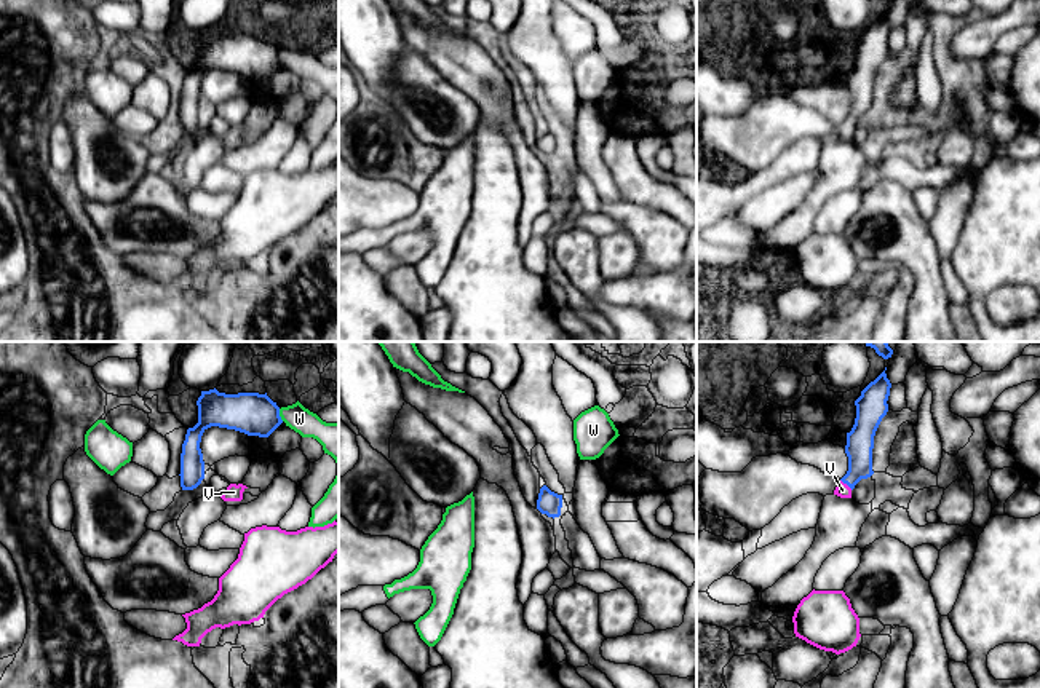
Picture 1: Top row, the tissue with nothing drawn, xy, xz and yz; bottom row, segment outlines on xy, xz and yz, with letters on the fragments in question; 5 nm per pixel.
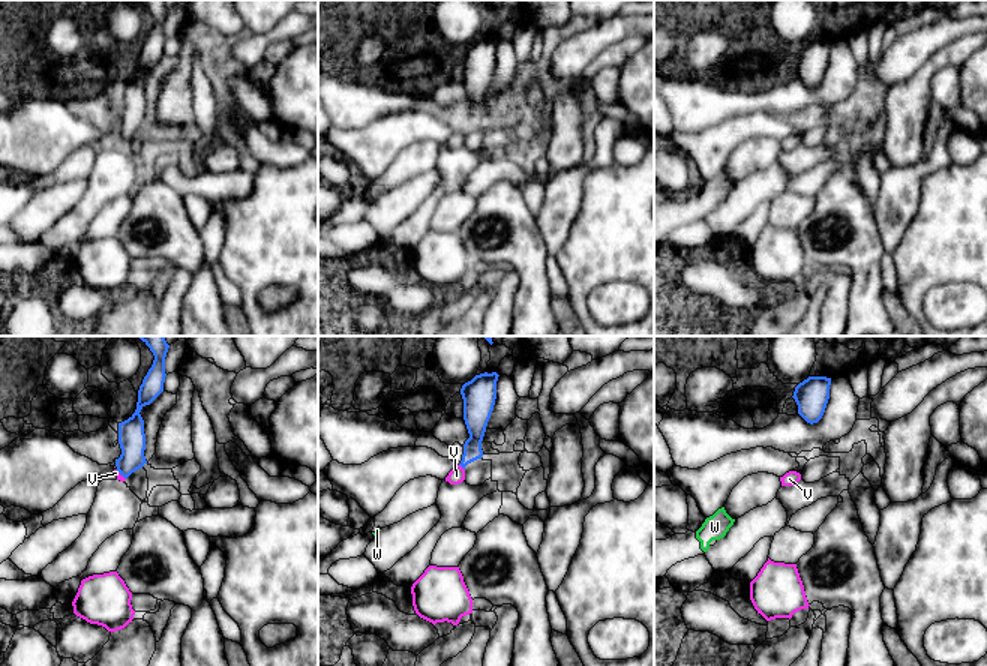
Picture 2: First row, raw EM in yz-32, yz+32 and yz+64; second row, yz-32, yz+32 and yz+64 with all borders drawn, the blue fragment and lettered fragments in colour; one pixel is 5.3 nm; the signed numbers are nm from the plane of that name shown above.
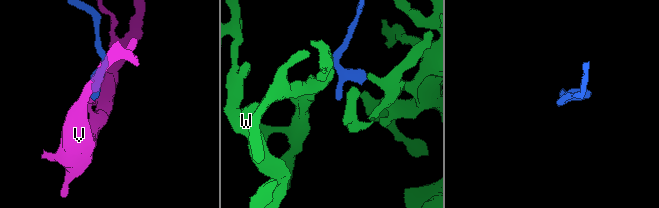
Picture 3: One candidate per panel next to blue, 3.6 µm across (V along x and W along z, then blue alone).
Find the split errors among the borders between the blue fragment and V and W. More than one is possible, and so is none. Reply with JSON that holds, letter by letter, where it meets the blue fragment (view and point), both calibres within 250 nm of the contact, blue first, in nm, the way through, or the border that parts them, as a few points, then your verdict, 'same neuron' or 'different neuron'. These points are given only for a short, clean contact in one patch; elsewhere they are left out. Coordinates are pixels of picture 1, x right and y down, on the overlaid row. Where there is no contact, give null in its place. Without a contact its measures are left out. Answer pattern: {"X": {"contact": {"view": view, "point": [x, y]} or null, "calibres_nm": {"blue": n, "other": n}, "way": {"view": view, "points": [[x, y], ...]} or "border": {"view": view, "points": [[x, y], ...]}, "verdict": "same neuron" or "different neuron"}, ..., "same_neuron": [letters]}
{"V": {"contact": {"view": "yz", "point": [847, 484]}, "calibres_nm": {"blue": 140, "other": 70}, "way": {"view": "yz", "points": [[860, 441], [860, 466], [847, 484], [842, 490]]}, "verdict": "same neuron"}, "W": {"contact": {"view": "xy", "point": [278, 415]}, "calibres_nm": {"blue": 220, "other": 130}, "border": {"view": "xy", "points": [[278, 409], [278, 415], [283, 420]]}, "verdict": "different neuron"}, "same_neuron": ["V"]}

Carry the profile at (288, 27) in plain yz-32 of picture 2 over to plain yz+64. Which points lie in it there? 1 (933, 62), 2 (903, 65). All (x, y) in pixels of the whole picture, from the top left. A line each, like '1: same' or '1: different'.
1: different
2: same

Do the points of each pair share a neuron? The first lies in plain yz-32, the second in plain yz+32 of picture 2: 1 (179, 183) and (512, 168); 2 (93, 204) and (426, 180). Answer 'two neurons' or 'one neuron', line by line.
1: one neuron
2: two neurons

